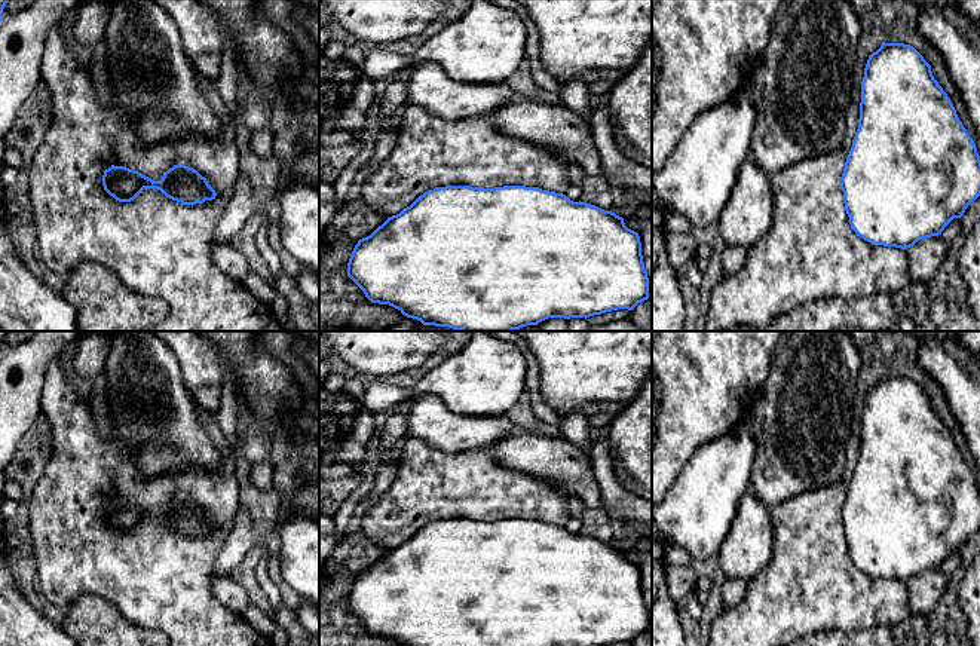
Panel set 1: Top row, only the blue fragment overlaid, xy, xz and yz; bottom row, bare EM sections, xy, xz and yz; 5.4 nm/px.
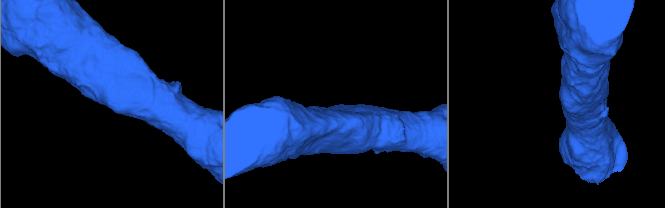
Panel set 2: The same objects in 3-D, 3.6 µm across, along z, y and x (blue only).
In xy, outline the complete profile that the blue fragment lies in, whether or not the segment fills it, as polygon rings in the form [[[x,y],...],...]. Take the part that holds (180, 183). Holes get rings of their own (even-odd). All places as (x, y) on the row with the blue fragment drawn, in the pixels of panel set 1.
[[[111,165],[102,175],[104,190],[119,202],[134,200],[144,189],[157,189],[166,198],[183,205],[203,203],[215,199],[215,190],[196,169],[174,165],[160,181],[154,181],[135,169]]]

